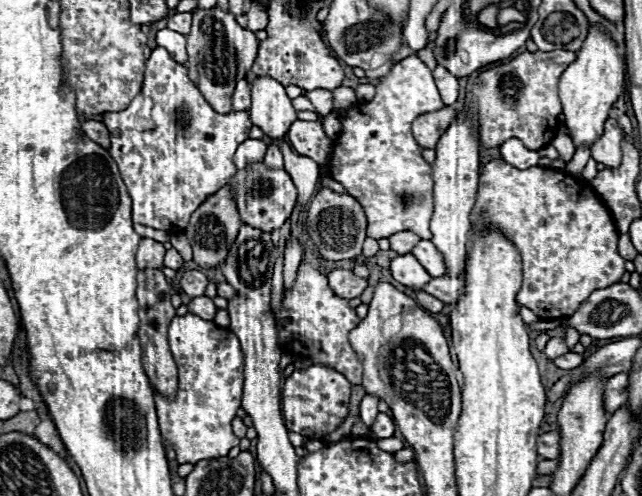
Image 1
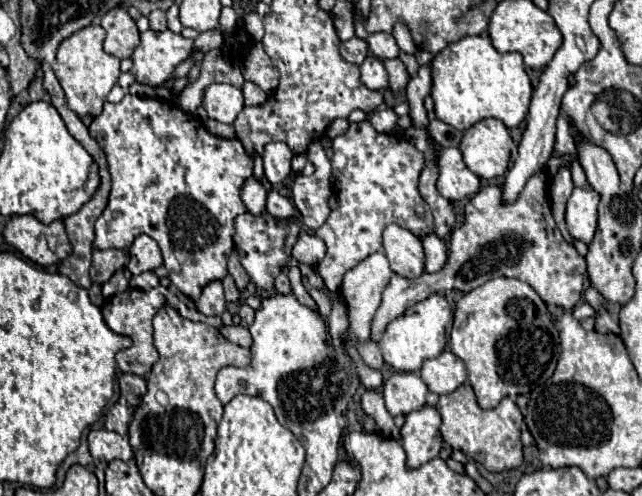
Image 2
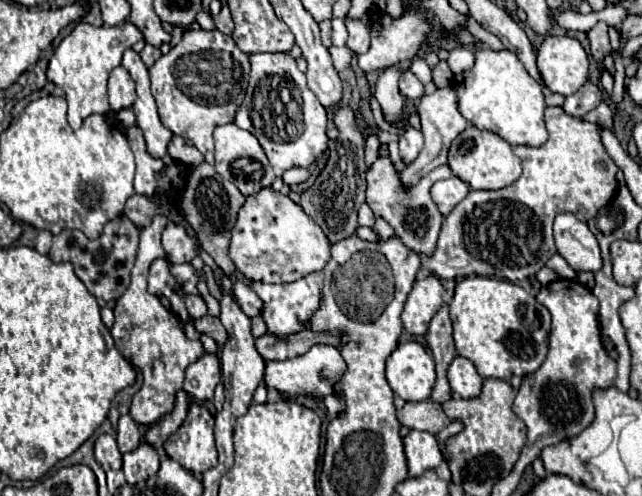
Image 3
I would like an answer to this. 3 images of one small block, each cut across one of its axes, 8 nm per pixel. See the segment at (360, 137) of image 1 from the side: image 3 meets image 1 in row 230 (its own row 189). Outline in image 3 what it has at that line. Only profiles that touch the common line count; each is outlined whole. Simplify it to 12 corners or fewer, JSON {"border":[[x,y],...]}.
{"border":[[388,148],[368,170],[366,202],[396,236],[430,256],[442,226],[430,188],[434,168],[404,192]]}

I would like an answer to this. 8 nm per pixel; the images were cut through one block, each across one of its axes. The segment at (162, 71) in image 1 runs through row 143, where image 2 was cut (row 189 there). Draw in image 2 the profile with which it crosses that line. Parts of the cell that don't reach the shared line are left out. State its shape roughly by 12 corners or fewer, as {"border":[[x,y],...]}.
{"border":[[160,98],[88,130],[94,248],[148,234],[196,302],[226,276],[252,158]]}

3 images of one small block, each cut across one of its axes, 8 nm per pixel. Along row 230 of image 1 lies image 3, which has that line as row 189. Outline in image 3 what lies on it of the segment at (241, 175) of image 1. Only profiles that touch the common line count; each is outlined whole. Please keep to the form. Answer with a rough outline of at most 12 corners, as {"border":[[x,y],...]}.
{"border":[[272,188],[246,198],[230,256],[248,280],[294,282],[330,242]]}

